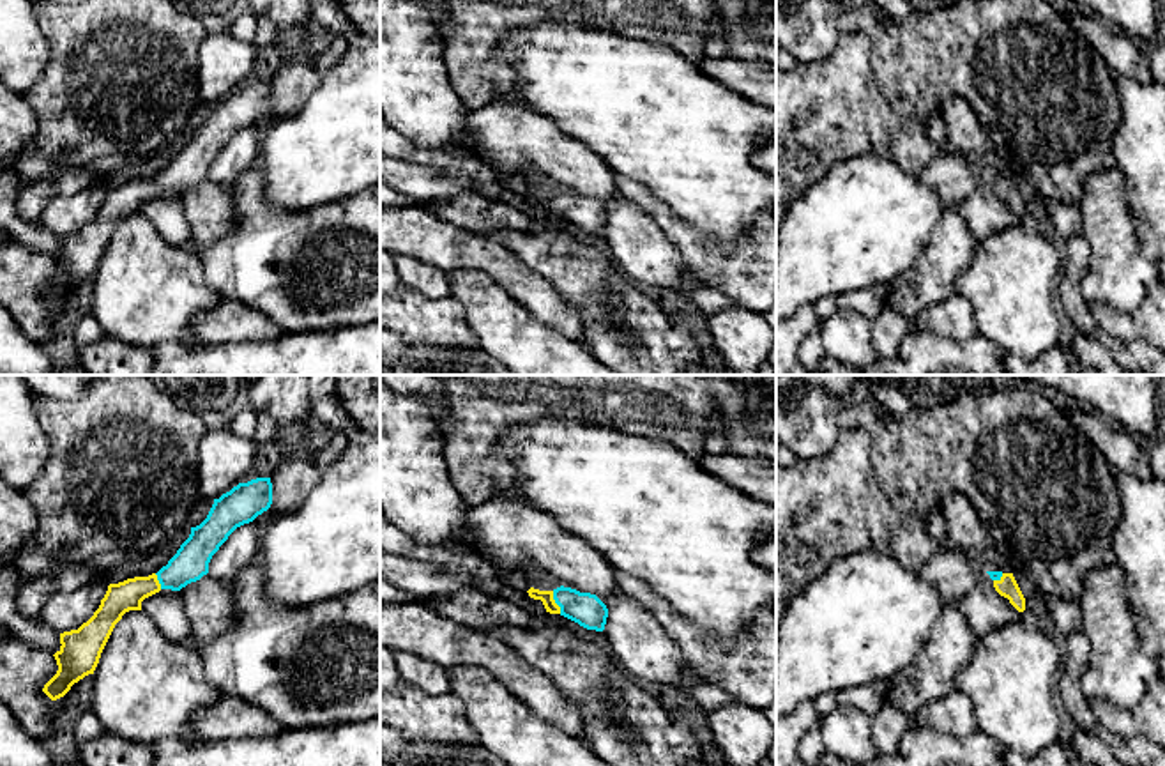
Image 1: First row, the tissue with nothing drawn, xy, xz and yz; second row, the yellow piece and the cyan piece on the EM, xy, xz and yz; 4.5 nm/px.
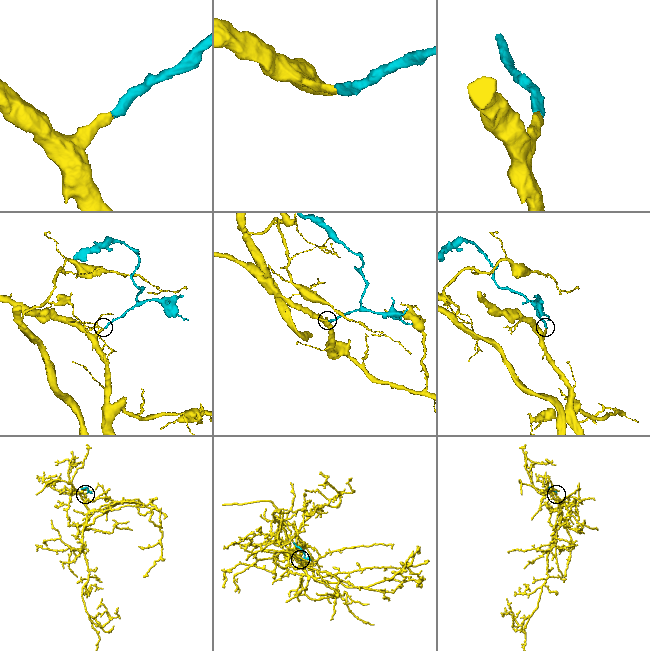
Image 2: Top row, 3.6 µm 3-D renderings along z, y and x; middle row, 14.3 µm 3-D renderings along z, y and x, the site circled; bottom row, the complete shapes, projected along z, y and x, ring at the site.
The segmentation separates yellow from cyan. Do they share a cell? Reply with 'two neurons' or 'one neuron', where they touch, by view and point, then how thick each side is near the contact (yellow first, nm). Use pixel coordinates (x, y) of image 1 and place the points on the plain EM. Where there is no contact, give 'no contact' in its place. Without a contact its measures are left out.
one neuron | xz (554, 206) | 60/150 nm

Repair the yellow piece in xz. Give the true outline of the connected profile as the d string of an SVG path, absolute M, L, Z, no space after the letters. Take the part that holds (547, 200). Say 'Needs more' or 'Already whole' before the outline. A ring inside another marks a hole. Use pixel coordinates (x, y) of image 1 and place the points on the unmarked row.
Needs more. M564 189L553 195L530 191L527 196L534 203L541 203L550 218L560 218L587 234L605 234L608 212L596 198L580 196Z

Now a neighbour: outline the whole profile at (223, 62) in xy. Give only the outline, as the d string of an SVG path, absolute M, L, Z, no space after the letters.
M228 32L207 34L198 48L200 101L219 103L240 87L256 62L256 46Z

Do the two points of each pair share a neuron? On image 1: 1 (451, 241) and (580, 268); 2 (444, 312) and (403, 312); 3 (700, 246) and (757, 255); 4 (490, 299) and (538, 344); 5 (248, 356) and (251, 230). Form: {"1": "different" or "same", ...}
{"1": "different", "2": "same", "3": "same", "4": "same", "5": "different"}

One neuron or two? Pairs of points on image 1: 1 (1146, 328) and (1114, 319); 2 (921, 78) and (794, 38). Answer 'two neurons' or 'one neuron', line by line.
1: one neuron
2: one neuron

